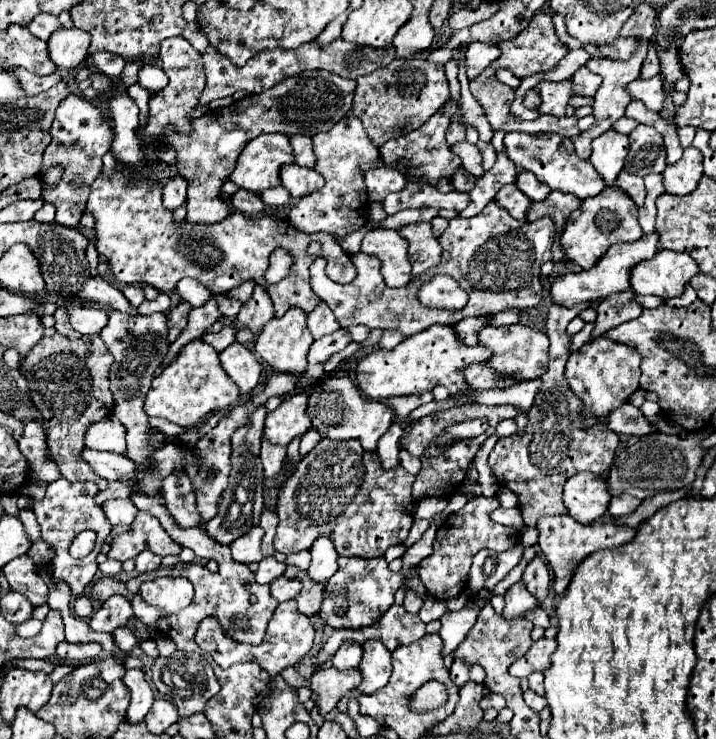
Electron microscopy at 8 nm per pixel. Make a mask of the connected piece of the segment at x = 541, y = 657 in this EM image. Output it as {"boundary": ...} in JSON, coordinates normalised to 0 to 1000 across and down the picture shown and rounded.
{"boundary":[[[764,863],[750,866],[730,890],[714,899],[711,912],[719,917],[736,917],[744,909],[764,909],[770,901],[770,885],[775,882],[775,877],[778,877],[775,866],[764,866]]]}

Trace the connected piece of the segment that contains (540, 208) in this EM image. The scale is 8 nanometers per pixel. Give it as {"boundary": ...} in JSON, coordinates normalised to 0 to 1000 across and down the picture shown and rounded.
{"boundary":[[[770,260],[758,273],[744,273],[742,284],[736,287],[736,298],[750,298],[758,290],[770,290],[778,300],[778,317],[786,309],[786,298],[792,292],[797,292],[800,284],[806,284],[811,279],[811,271],[806,265],[797,263],[786,263],[786,260]]]}

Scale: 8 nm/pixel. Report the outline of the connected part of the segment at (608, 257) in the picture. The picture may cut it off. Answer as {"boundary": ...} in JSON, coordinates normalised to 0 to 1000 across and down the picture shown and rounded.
{"boundary":[[[906,317],[906,319],[898,319],[895,325],[890,327],[881,327],[881,330],[856,330],[839,349],[837,355],[823,363],[823,365],[811,365],[811,368],[795,368],[795,371],[786,371],[786,373],[778,373],[770,379],[770,392],[767,392],[767,401],[772,406],[775,414],[789,414],[789,417],[800,417],[806,411],[814,411],[814,409],[834,409],[834,406],[842,406],[848,403],[851,398],[859,398],[859,395],[870,395],[870,392],[878,392],[878,365],[895,355],[895,352],[906,352],[912,349],[912,344],[918,341],[918,333],[920,333],[920,322],[918,317]]]}

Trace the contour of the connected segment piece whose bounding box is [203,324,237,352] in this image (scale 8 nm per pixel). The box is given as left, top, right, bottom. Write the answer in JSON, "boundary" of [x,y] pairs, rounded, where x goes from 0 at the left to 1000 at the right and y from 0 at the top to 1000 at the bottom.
{"boundary":[[[317,438],[317,441],[311,441],[311,447],[303,449],[303,452],[286,452],[286,455],[284,455],[284,463],[295,465],[303,476],[309,476],[309,474],[314,474],[314,471],[328,460],[328,449],[331,449],[331,441]]]}

